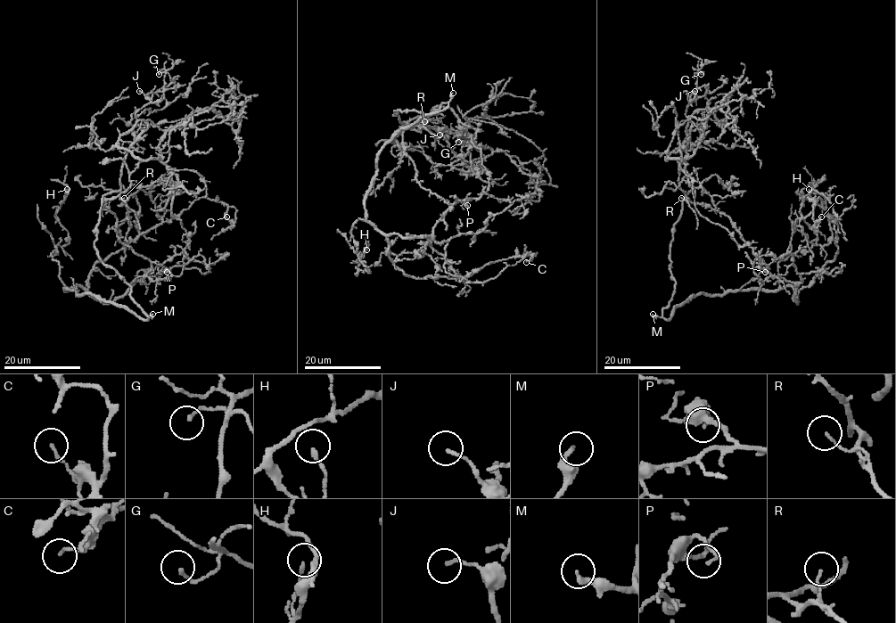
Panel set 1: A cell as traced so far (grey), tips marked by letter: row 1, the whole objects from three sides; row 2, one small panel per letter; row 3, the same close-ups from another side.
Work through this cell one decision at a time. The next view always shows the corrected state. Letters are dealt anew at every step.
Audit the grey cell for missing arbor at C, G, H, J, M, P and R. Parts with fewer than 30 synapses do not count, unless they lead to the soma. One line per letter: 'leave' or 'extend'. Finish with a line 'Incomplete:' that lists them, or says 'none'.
C: leave
G: leave
H: leave
J: leave
M: extend
P: leave
R: leave
Incomplete: M

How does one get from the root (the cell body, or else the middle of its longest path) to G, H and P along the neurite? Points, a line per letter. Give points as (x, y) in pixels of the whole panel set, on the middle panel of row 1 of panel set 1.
G: (432, 111), (394, 110), (413, 130), (424, 125), (459, 131), (465, 142), (458, 142)
H: (432, 111), (403, 127), (378, 154), (365, 218), (351, 230), (367, 272), (356, 267), (366, 250)
P: (432, 111), (448, 103), (379, 151), (365, 218), (385, 234), (430, 236), (456, 201), (467, 205)

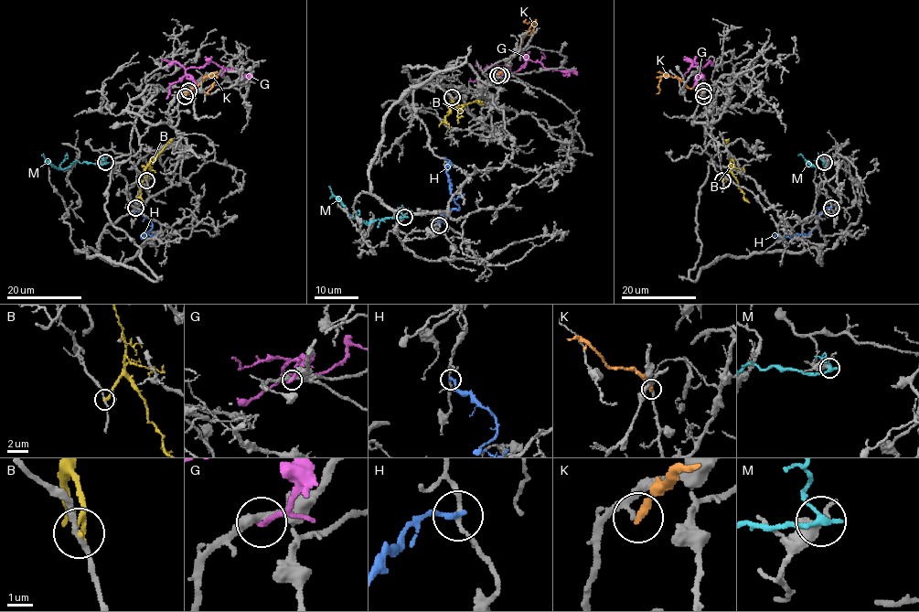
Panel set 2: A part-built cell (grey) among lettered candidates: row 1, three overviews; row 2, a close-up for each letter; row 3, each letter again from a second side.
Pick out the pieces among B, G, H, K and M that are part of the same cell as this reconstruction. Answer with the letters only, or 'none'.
none

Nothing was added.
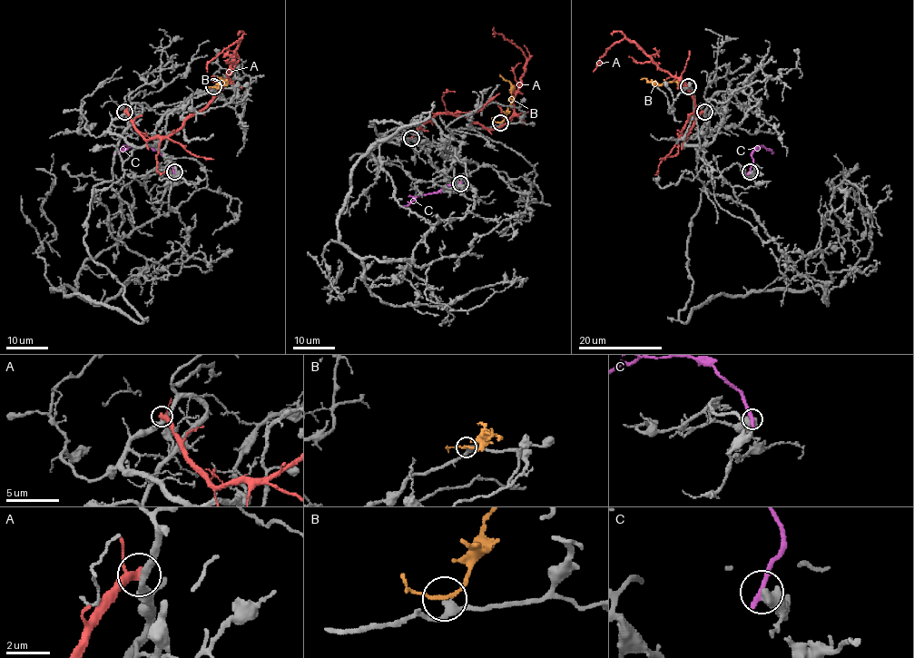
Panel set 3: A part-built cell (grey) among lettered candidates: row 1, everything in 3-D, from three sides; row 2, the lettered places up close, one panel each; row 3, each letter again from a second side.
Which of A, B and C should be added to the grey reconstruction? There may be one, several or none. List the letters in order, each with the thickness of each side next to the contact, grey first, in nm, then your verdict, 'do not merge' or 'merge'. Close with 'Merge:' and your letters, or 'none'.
A: 360 nm thick on the grey side, 280 nm on the other; do not merge
B: 300 nm thick on the grey side, 160 nm on the other; merge
C: 600 nm thick on the grey side, 320 nm on the other; do not merge
Merge: B

